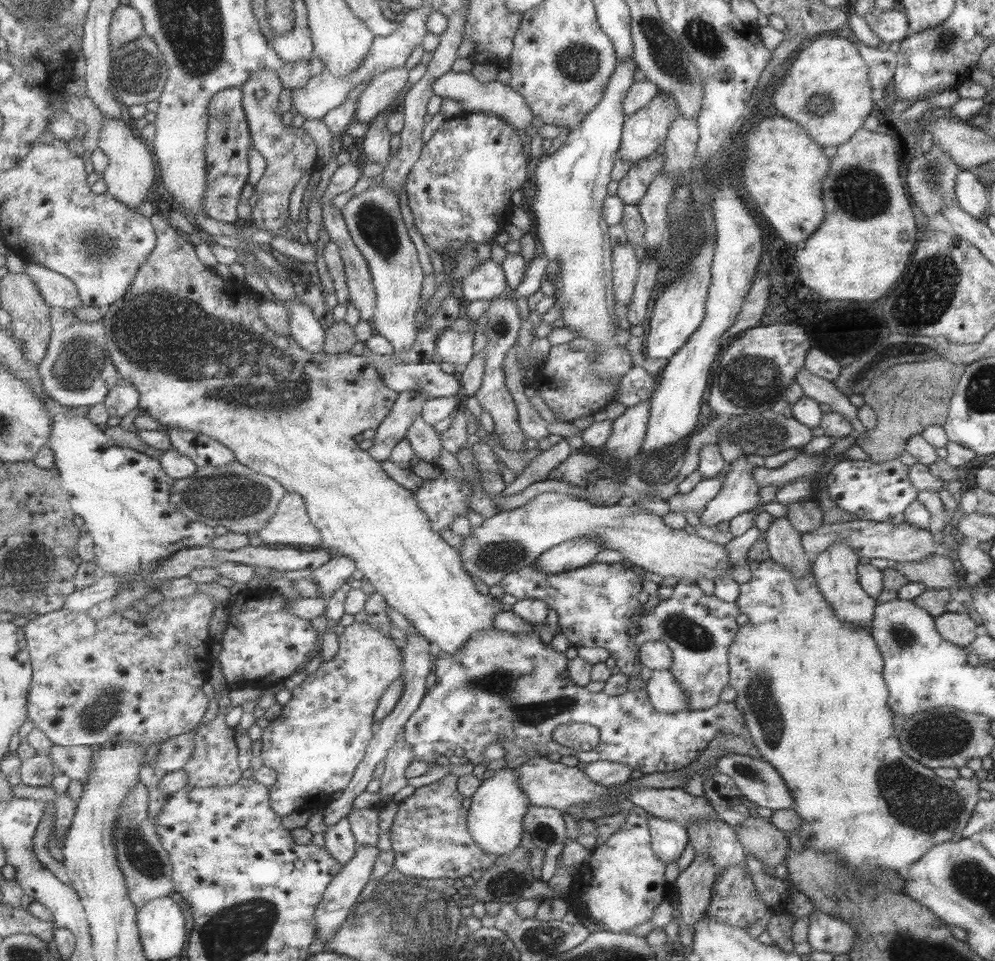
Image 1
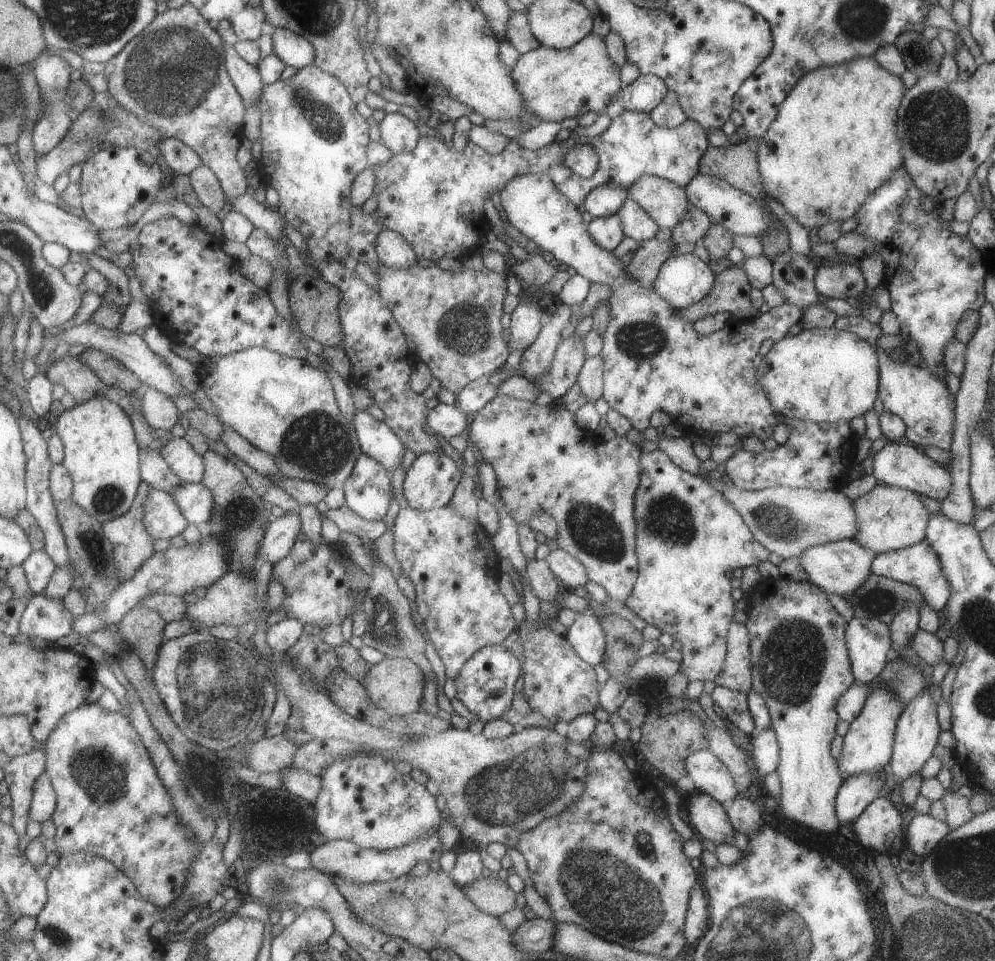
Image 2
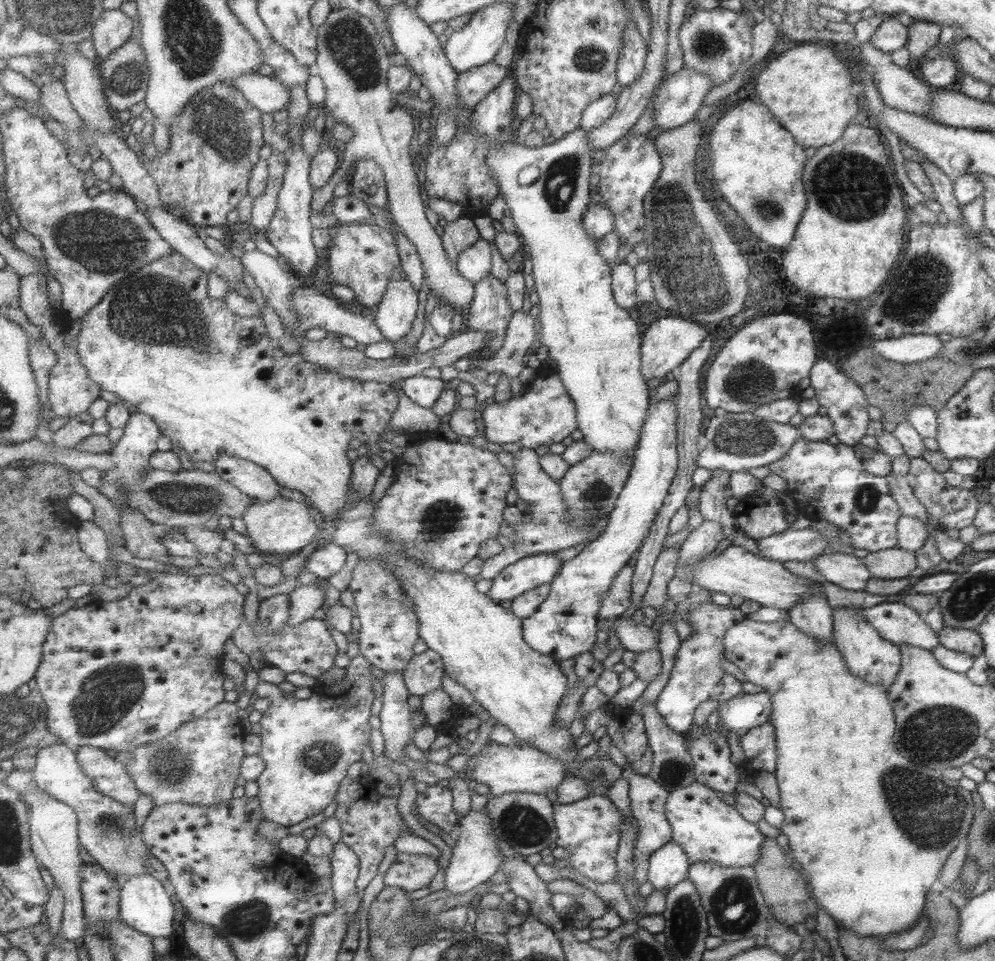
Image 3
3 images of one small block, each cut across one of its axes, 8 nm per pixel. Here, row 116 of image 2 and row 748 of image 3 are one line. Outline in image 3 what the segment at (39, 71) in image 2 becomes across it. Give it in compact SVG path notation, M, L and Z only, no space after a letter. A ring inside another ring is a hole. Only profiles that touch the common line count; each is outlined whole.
M64 743L53 744L53 746L39 749L34 774L41 791L45 791L51 797L57 798L75 808L80 821L79 834L81 844L104 870L111 871L111 873L121 873L125 877L124 882L139 875L148 874L146 862L152 852L144 837L144 827L139 827L139 824L137 824L136 808L129 808L129 806L121 804L121 802L117 802L117 800L113 800L113 798L97 790L96 784L93 783L93 778L90 778L81 769L77 752L71 750Z

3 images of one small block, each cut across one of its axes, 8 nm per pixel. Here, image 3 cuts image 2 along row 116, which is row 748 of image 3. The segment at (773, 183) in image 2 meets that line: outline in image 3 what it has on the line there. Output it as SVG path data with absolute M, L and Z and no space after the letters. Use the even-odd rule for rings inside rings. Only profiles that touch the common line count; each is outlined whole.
M744 617L741 622L730 626L725 631L723 646L724 658L743 672L745 681L762 686L763 692L766 692L771 699L768 724L774 728L775 747L777 747L774 778L780 796L780 810L785 816L780 826L780 834L787 836L792 850L791 861L800 864L799 872L808 879L808 884L813 889L816 898L815 902L842 927L861 936L887 937L915 926L926 892L937 888L938 877L945 859L969 833L974 810L971 793L961 788L957 781L944 778L939 771L919 768L908 762L907 758L899 755L893 740L896 724L887 689L881 685L868 685L862 678L851 674L835 645L818 643L813 637L802 633L794 624L791 624L788 618L768 624Z

